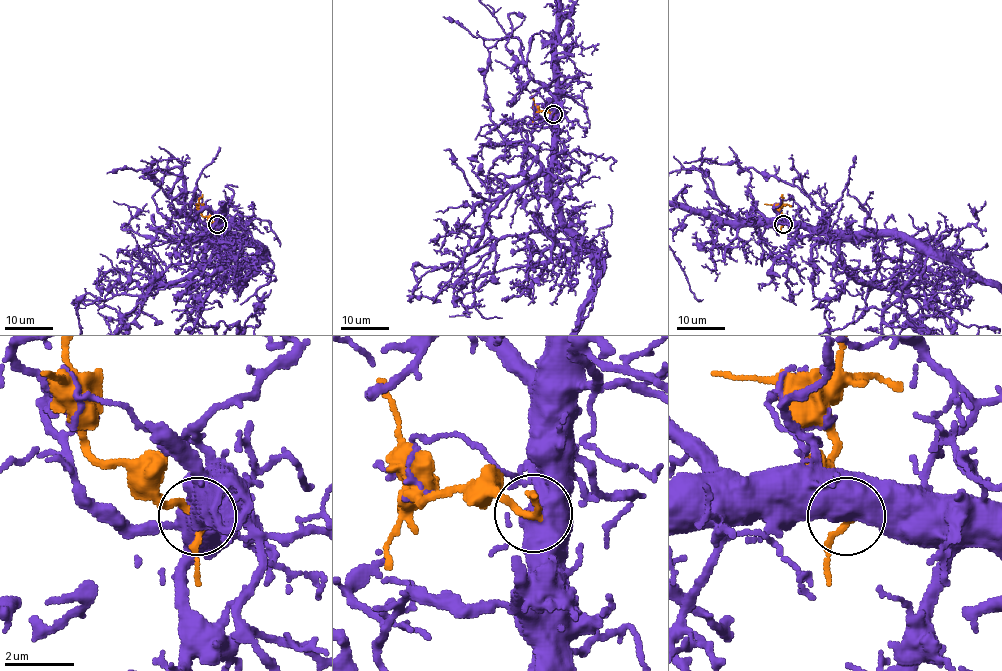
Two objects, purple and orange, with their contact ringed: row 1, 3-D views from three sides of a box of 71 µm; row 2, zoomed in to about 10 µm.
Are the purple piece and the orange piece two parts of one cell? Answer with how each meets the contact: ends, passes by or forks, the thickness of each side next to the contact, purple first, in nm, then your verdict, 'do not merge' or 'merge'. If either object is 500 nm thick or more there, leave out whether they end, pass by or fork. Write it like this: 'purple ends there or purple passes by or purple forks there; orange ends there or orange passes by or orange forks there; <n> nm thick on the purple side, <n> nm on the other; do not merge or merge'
800 nm thick on the purple side, 190 nm on the other; do not merge

